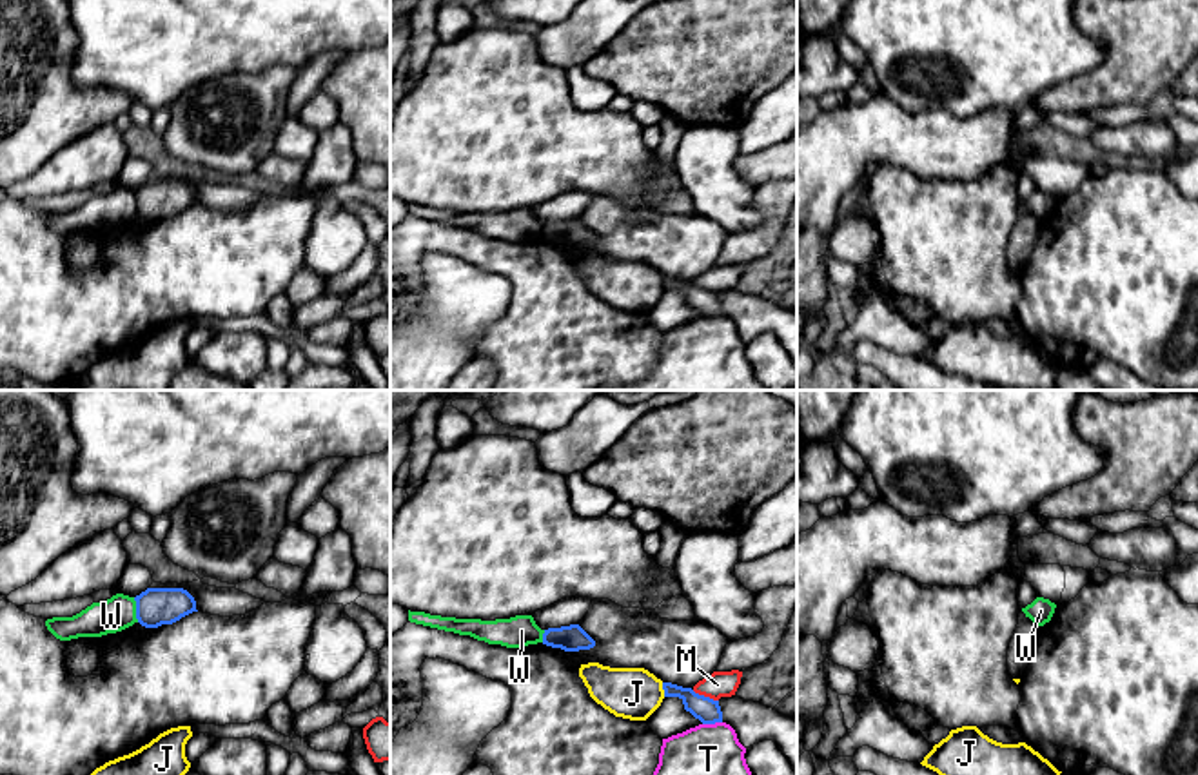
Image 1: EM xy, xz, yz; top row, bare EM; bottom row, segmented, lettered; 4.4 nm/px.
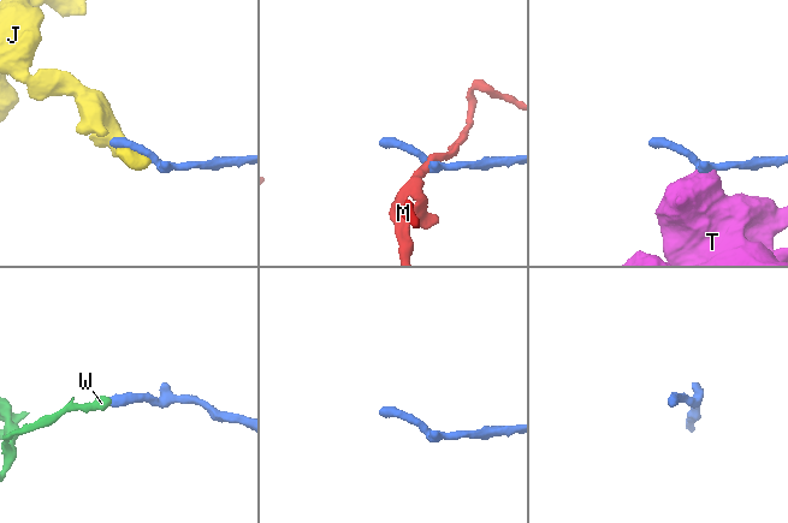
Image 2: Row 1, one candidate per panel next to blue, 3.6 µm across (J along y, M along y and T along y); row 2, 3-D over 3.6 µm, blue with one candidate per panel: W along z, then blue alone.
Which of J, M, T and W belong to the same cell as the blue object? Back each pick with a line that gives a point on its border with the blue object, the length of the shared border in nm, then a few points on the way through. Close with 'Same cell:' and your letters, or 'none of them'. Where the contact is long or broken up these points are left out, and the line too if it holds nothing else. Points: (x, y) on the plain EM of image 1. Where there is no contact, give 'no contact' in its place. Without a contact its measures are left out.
Same cell: none of them

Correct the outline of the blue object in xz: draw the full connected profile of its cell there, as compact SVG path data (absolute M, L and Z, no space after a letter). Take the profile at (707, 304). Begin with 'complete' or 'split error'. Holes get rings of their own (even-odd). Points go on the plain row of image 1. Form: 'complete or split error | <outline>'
complete | M663 276L664 290L679 290L684 303L702 318L722 316L719 294L695 287L692 281L682 281L672 276Z

